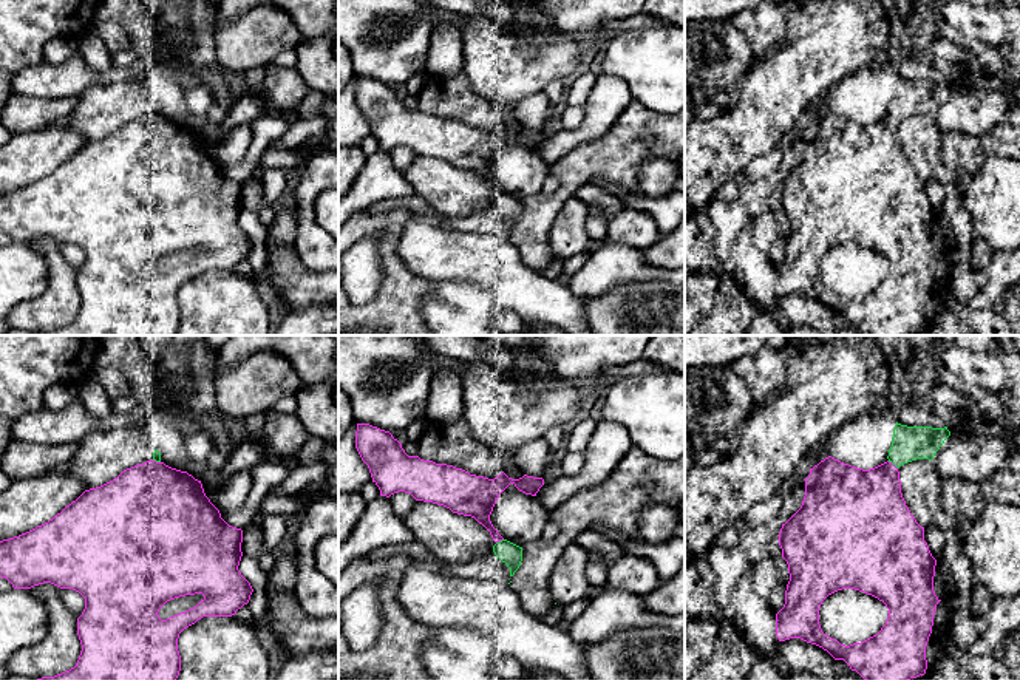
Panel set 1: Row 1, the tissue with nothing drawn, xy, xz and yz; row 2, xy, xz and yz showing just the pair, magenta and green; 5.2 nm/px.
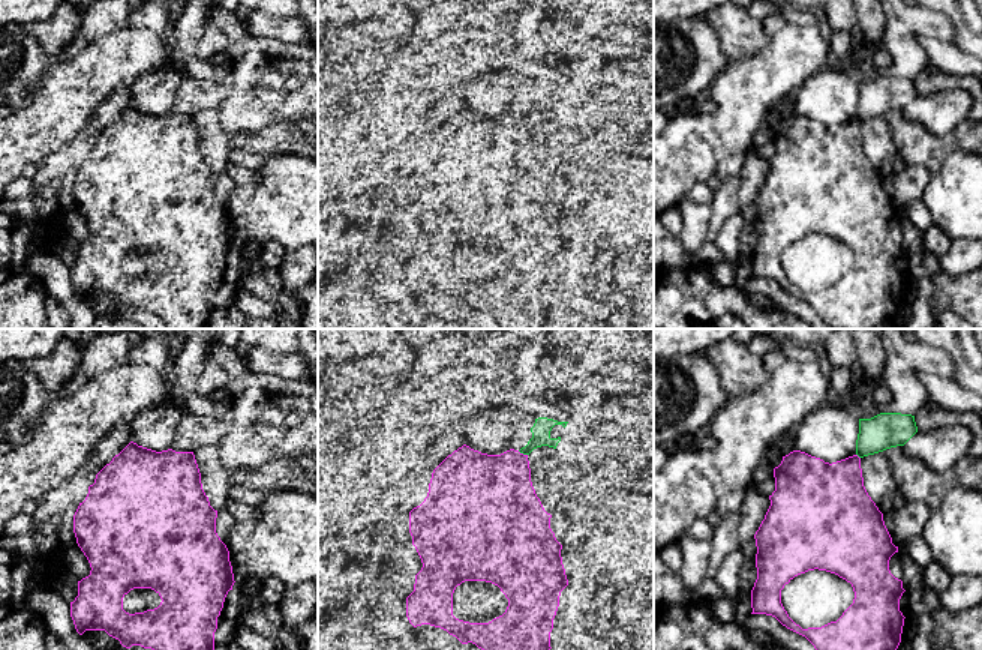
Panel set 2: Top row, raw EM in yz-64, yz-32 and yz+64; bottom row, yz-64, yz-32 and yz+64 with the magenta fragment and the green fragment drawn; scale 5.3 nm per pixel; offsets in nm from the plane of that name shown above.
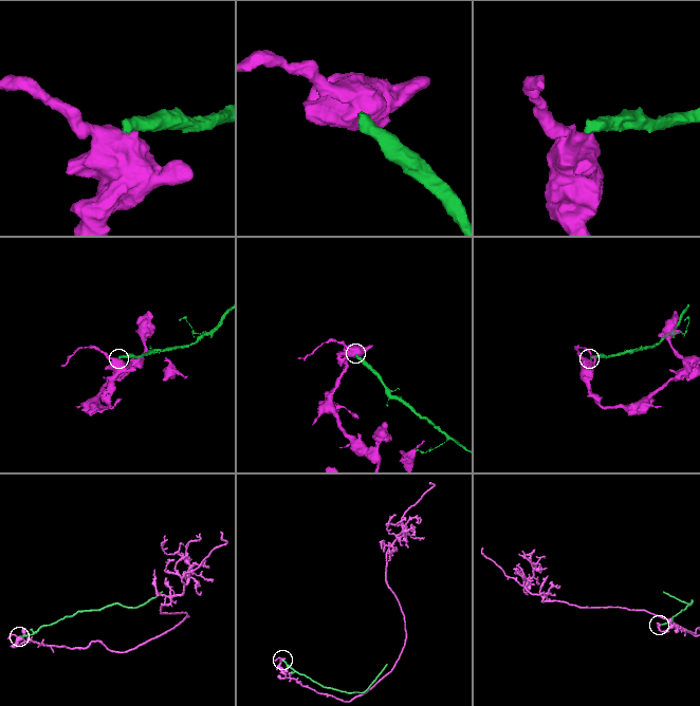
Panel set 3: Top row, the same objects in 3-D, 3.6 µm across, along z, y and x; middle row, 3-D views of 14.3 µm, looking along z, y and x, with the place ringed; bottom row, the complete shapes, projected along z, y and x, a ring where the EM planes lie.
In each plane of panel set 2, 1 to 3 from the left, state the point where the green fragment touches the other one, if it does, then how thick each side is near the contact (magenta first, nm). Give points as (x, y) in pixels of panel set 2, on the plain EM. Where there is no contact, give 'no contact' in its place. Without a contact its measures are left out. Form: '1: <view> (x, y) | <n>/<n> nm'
1: no contact
2: yz-32 (522, 117) | 400/100 nm
3: yz+64 (858, 120) | 360/190 nm

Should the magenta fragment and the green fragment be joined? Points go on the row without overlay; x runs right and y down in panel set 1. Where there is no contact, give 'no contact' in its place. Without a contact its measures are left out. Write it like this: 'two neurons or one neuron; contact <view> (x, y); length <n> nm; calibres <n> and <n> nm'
two neurons; contact yz (892, 118); length 70 nm; calibres 360 and 180 nm

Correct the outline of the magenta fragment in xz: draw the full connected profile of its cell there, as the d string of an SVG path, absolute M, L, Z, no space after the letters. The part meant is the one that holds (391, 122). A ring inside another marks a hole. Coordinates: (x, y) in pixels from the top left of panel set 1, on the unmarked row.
M357 77L355 102L368 119L380 150L389 151L405 145L416 155L433 156L453 167L471 170L490 185L495 196L504 193L490 175L499 148L513 138L519 145L536 150L544 139L542 131L524 128L512 133L502 125L488 133L453 119L408 110L389 85L369 77Z

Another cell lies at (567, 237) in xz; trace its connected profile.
M569 198L550 226L549 243L556 258L566 261L590 246L586 230L589 207L578 198Z

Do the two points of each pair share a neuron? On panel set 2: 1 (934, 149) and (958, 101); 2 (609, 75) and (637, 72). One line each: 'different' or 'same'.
1: different
2: same

